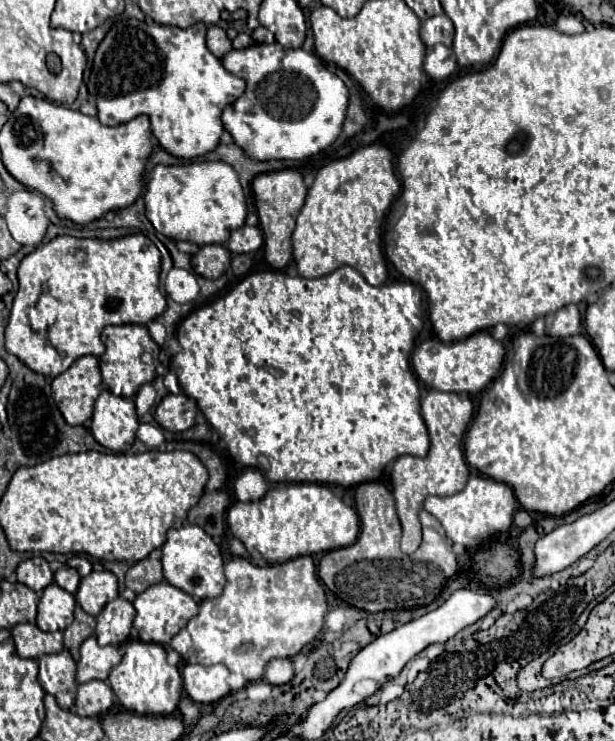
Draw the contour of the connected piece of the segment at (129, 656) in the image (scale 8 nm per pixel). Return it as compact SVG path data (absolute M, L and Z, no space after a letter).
M129 641L125 645L121 663L111 669L109 685L113 693L119 697L121 705L133 713L169 715L177 709L183 681L179 669L167 663L167 653L161 645L145 641Z

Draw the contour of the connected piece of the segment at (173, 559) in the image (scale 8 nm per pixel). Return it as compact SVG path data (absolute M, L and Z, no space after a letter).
M185 525L181 529L169 529L167 541L163 545L161 563L163 563L165 581L189 593L197 601L219 597L219 593L223 591L225 575L223 575L221 551L199 525Z

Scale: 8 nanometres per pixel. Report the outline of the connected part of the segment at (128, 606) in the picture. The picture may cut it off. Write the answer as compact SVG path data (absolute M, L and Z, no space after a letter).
M117 597L109 601L97 615L97 641L99 645L121 645L131 635L135 617L133 603Z

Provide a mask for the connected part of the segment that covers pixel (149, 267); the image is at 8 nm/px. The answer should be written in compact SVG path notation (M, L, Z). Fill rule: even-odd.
M69 235L37 247L19 265L19 291L13 301L11 317L5 329L5 347L19 357L29 369L45 377L55 377L83 355L103 355L101 331L107 325L137 323L145 325L157 319L165 309L165 295L159 293L161 253L145 235L129 235L121 239L77 239Z

